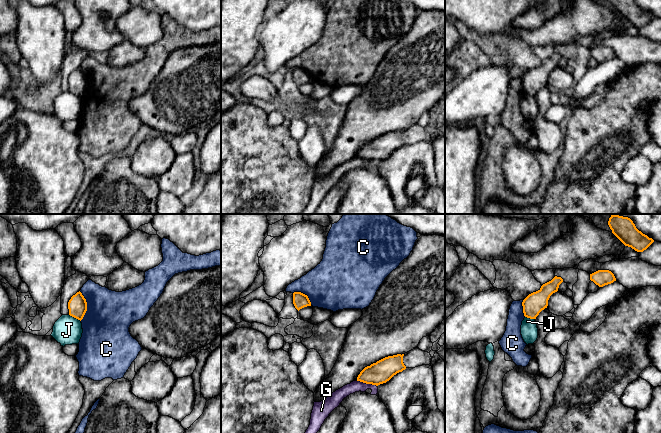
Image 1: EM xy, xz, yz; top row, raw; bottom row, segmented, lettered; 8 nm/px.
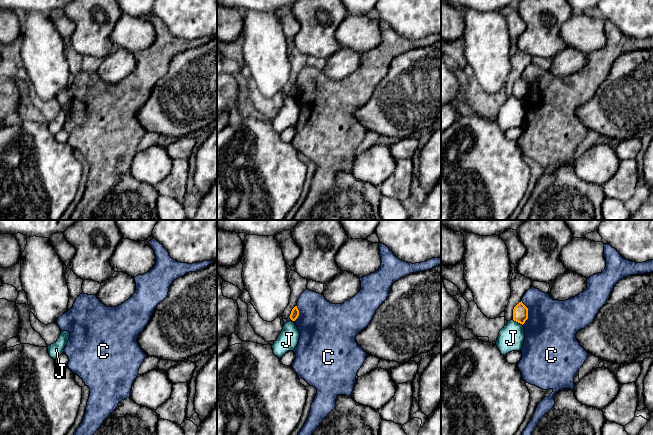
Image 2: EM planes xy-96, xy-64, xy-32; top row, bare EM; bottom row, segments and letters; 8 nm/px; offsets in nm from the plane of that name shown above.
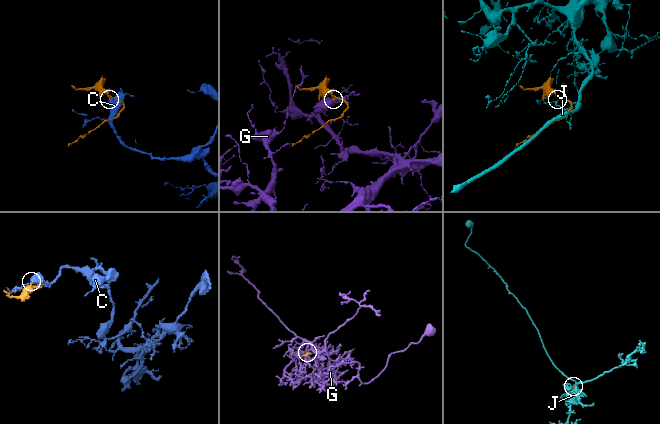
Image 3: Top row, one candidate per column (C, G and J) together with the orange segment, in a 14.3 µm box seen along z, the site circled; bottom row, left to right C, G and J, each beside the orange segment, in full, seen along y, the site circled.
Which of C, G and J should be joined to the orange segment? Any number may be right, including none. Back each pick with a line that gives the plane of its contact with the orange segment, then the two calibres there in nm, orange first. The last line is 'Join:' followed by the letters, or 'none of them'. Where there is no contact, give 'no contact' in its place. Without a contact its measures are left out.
Join: none of them

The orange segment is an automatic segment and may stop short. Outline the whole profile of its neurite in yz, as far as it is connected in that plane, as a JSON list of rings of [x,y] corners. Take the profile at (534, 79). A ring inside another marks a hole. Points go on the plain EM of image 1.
[[[555,52],[551,57],[543,60],[538,67],[529,70],[522,78],[524,92],[536,95],[539,89],[547,84],[550,72],[558,67],[562,58],[561,53]]]

